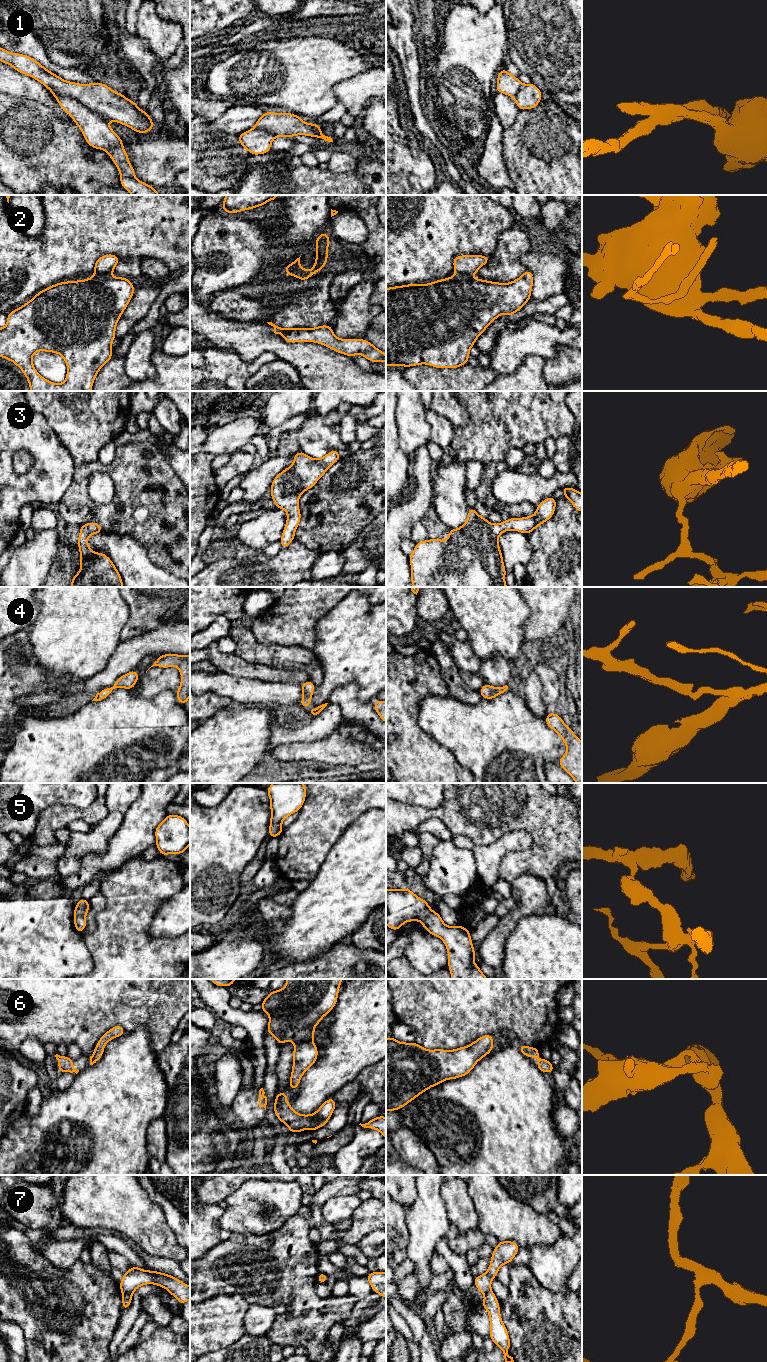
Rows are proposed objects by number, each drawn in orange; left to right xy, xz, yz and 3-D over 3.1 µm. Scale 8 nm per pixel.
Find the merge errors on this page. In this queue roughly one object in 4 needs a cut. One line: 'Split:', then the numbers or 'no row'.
Split: 1, 2, 7

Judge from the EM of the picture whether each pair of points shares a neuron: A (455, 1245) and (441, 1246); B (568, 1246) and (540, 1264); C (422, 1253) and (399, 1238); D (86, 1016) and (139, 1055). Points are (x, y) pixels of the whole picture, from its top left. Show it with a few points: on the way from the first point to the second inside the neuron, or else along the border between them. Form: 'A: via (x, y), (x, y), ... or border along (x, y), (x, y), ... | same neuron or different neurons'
A: border along (448, 1240), (450, 1249), (463, 1256) | different neurons
B: via (561, 1251), (556, 1253), (547, 1262) | same neuron
C: border along (405, 1220), (408, 1231), (408, 1244), (406, 1248) | different neurons
D: border along (126, 1032), (144, 1026), (149, 1038) | different neurons

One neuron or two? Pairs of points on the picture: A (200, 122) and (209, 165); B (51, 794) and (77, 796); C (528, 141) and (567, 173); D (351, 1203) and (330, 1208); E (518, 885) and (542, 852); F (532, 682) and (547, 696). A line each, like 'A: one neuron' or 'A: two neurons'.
A: one neuron
B: one neuron
C: one neuron
D: one neuron
E: two neurons
F: two neurons

